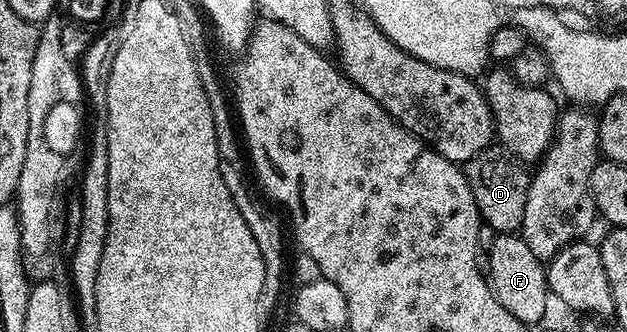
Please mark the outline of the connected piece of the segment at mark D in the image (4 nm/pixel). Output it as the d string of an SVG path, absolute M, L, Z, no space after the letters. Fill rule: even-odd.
M489 147L463 162L464 177L470 183L474 203L480 212L480 220L492 228L493 234L516 233L526 211L526 191L530 173L511 153L500 147Z

